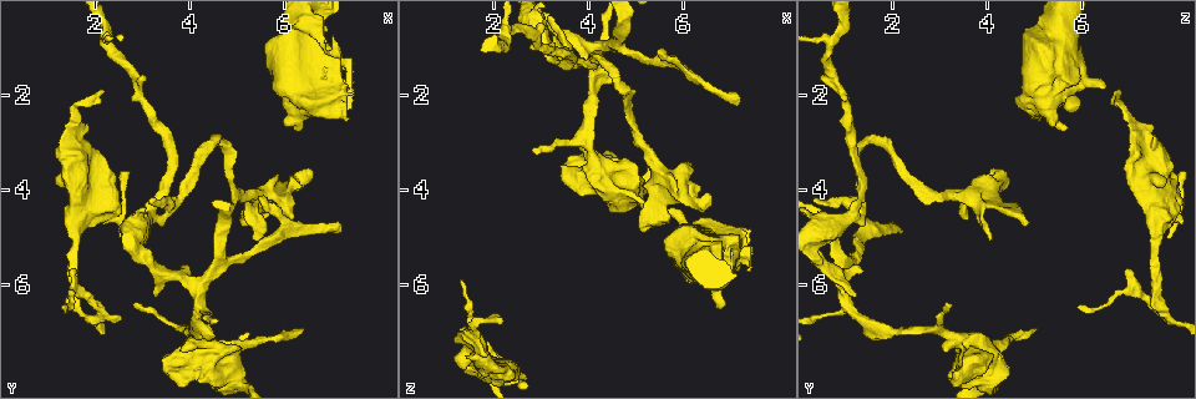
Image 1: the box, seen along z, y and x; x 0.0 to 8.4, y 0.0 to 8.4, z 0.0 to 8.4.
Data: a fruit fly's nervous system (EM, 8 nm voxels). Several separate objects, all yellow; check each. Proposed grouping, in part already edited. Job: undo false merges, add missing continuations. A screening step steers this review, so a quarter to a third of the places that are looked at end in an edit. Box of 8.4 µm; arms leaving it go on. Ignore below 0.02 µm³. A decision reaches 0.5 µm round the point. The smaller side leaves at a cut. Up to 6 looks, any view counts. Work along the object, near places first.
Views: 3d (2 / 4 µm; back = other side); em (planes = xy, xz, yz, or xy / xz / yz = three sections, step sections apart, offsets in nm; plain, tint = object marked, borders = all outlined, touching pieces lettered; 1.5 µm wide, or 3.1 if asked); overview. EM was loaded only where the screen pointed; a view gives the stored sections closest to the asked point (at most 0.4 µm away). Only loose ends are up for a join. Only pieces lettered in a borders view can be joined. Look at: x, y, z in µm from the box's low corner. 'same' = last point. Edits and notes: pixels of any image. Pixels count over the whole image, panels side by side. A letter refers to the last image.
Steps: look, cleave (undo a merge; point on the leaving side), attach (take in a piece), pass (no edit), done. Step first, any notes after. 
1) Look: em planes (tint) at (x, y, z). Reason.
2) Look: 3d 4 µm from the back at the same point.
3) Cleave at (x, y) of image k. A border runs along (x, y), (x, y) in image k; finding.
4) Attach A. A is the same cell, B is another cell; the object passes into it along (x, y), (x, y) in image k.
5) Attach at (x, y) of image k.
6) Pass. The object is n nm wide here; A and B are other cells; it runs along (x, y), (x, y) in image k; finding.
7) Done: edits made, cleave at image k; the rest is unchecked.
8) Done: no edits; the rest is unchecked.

Look: 3d 2 µm at (6.45, 3.60, 4.00). An open end.

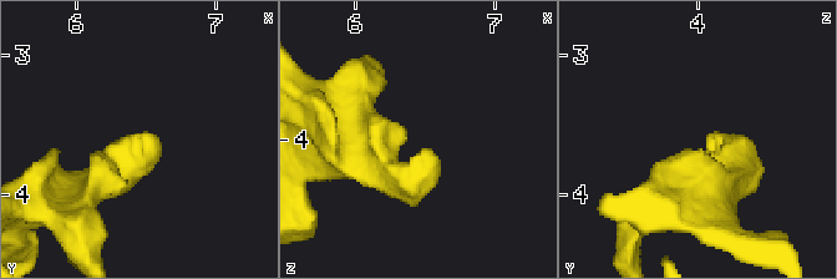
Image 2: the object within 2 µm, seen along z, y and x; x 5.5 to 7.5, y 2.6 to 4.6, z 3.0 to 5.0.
Look: em xy step 4 (plain) at (6.50, 3.62, 4.06). Need the tissue.

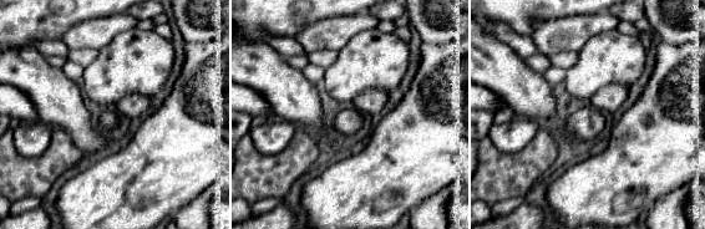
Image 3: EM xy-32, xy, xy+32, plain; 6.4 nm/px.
Look: em xy step 4 (borders) at the same point.

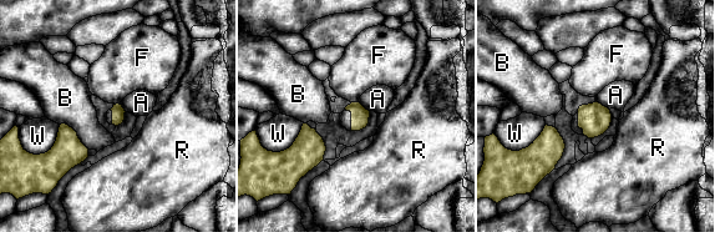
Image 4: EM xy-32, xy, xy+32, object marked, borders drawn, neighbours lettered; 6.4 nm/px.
Pass. A, B, F, R and W are other cells; a border runs along (596, 100), (609, 110) in image 4; none of them fits.

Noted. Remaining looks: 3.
Look: em xz step 4 (borders) at (4.05, 7.05, 3.20). Thick turns thin.

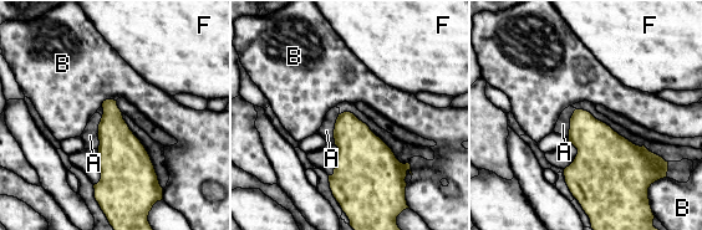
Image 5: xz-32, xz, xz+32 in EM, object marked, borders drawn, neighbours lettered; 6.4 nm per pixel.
Pass. A, B and F are other cells; a border runs along (575, 108), (570, 118), (568, 142) in image 5; one neuron here.

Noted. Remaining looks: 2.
Look: 3d 4 µm at (6.40, 6.90, 4.95). Tapers out.

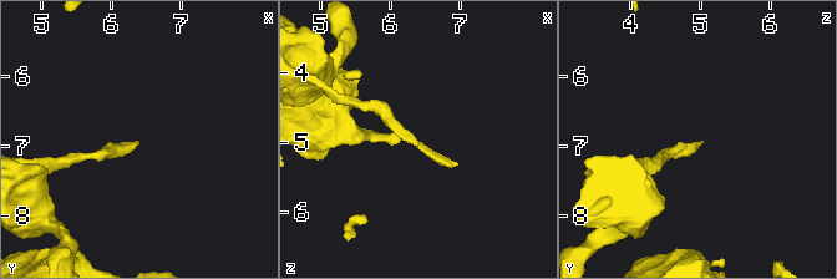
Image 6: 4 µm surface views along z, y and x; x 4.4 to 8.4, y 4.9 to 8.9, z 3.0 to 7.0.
Look: em xz step 8 (borders) at (6.35, 6.95, 5.05).

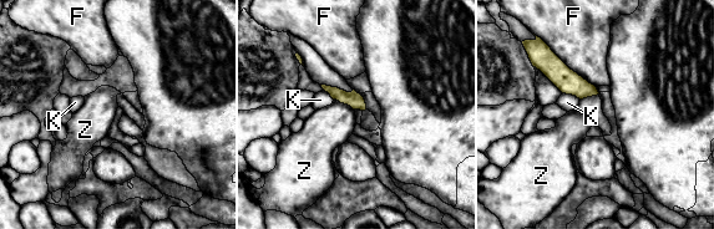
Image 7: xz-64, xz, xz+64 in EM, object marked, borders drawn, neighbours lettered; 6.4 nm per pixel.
Pass. F, K and Z are other cells; a border runs along (334, 98), (347, 103), (353, 110) in image 7; none of them fits.

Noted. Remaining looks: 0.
Done: no edits; the rest is unchecked.

